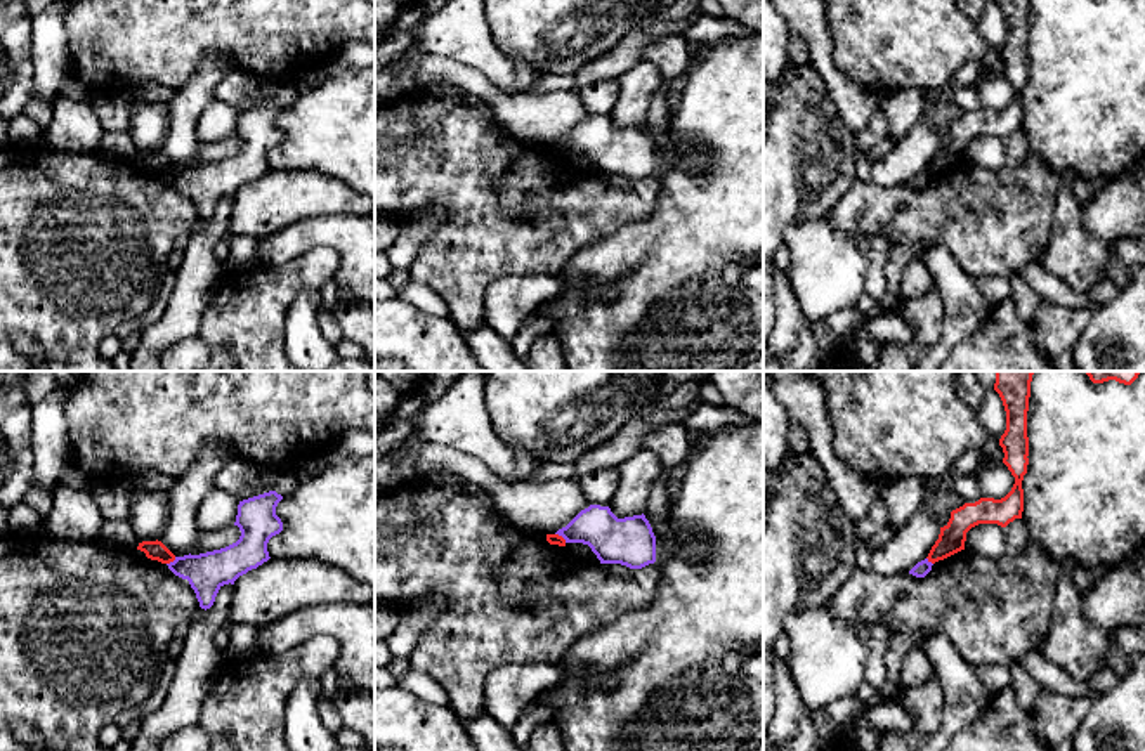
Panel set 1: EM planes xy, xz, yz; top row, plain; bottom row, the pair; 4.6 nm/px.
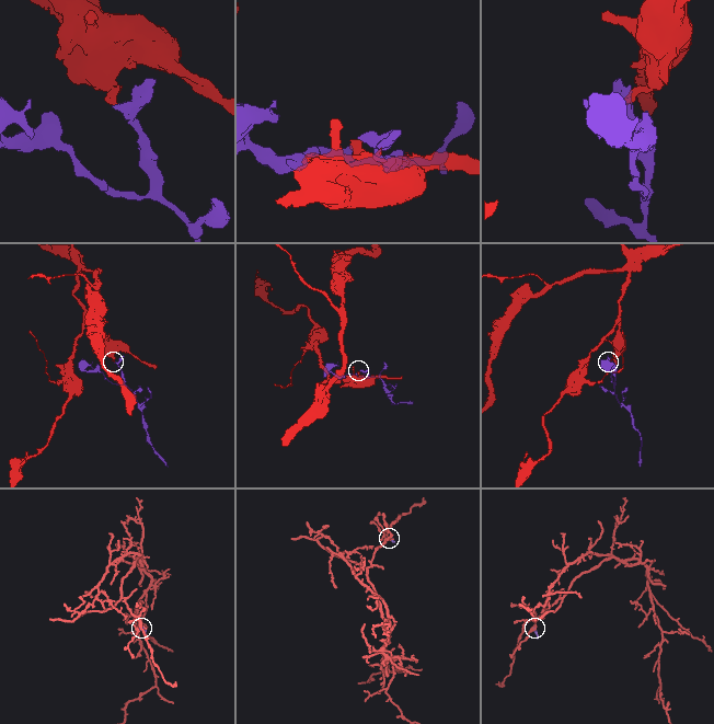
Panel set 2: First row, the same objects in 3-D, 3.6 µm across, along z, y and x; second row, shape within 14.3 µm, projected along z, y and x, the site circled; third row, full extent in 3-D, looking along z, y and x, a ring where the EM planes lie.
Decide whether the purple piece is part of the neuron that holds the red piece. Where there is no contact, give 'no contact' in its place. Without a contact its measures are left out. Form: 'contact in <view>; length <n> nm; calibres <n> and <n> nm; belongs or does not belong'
contact in xz; length 70 nm; calibres 50 and 220 nm; does not belong

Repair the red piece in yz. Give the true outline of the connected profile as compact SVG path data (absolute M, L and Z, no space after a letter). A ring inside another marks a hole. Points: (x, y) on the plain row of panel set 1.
M994 0L1006 23L1006 42L999 50L1004 69L1003 75L1015 88L1011 102L1001 109L980 109L965 114L951 123L949 134L940 139L939 151L928 165L928 173L935 175L965 161L966 144L978 135L998 135L1006 139L1015 130L1022 130L1024 101L1022 92L1029 76L1027 23L1030 0Z

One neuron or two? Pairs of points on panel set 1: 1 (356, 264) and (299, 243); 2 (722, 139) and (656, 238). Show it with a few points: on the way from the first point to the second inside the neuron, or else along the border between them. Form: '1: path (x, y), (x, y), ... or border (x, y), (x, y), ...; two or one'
1: path (344, 248), (333, 238), (314, 238); one
2: path (722, 163), (722, 172), (680, 214); one

